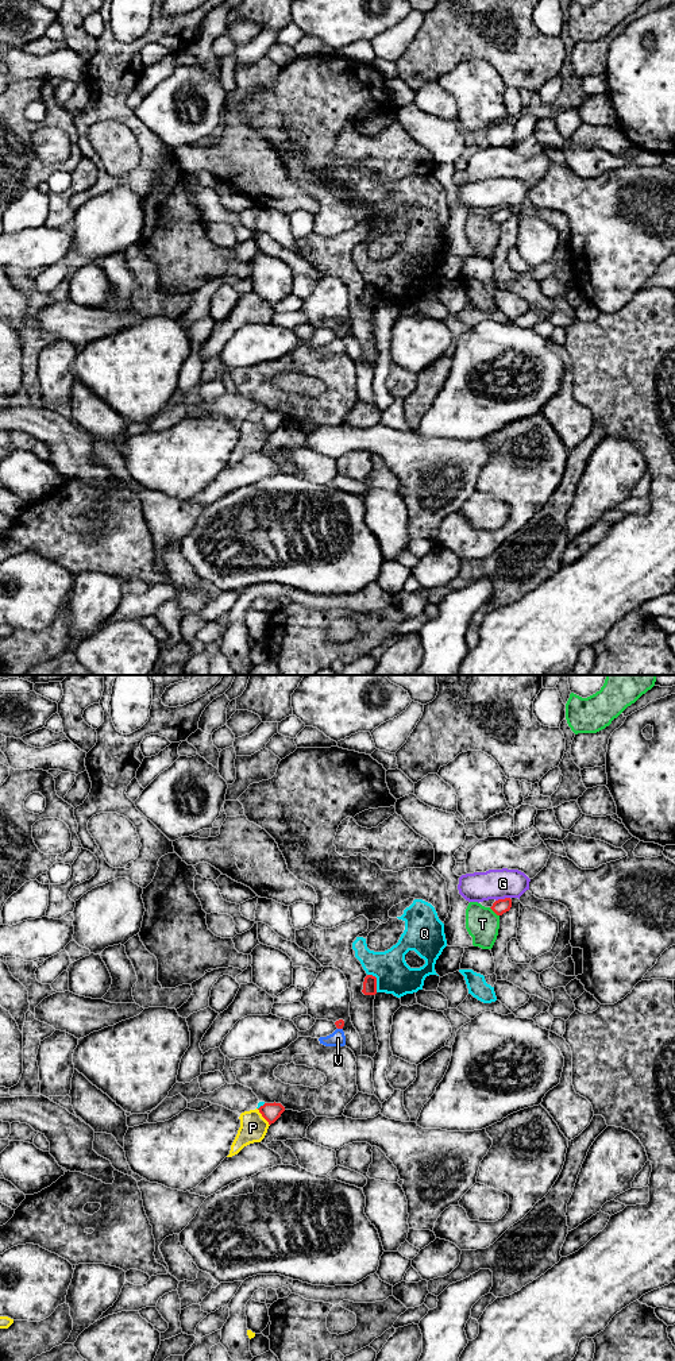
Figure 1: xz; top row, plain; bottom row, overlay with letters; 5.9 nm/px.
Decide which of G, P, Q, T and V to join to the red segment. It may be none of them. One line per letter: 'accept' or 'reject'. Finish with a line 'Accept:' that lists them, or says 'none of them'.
G: reject
P: reject
Q: reject
T: reject
V: reject
Accept: none of them

